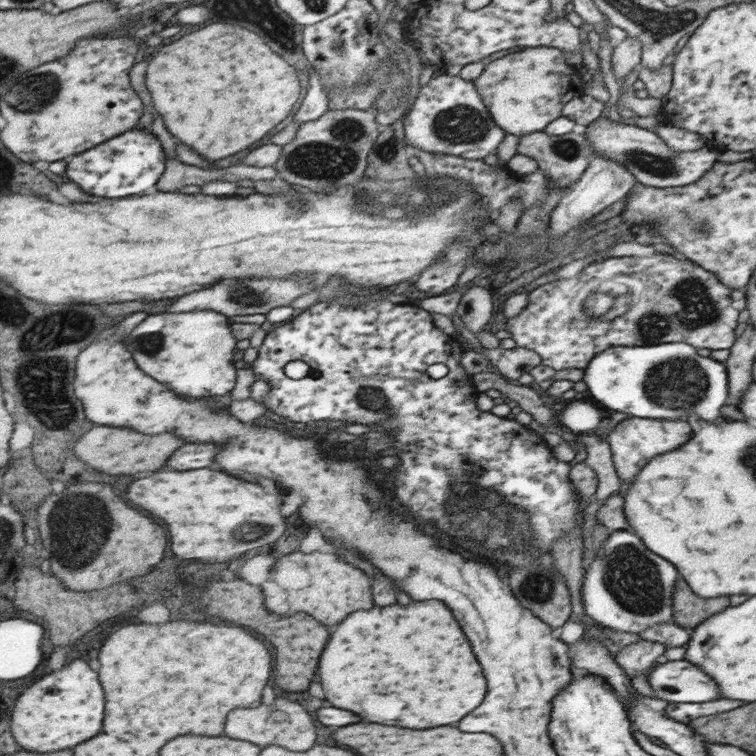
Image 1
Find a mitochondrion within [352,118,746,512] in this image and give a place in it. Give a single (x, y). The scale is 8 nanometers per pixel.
(690, 306)

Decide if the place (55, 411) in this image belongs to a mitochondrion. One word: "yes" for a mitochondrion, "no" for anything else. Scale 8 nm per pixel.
yes

